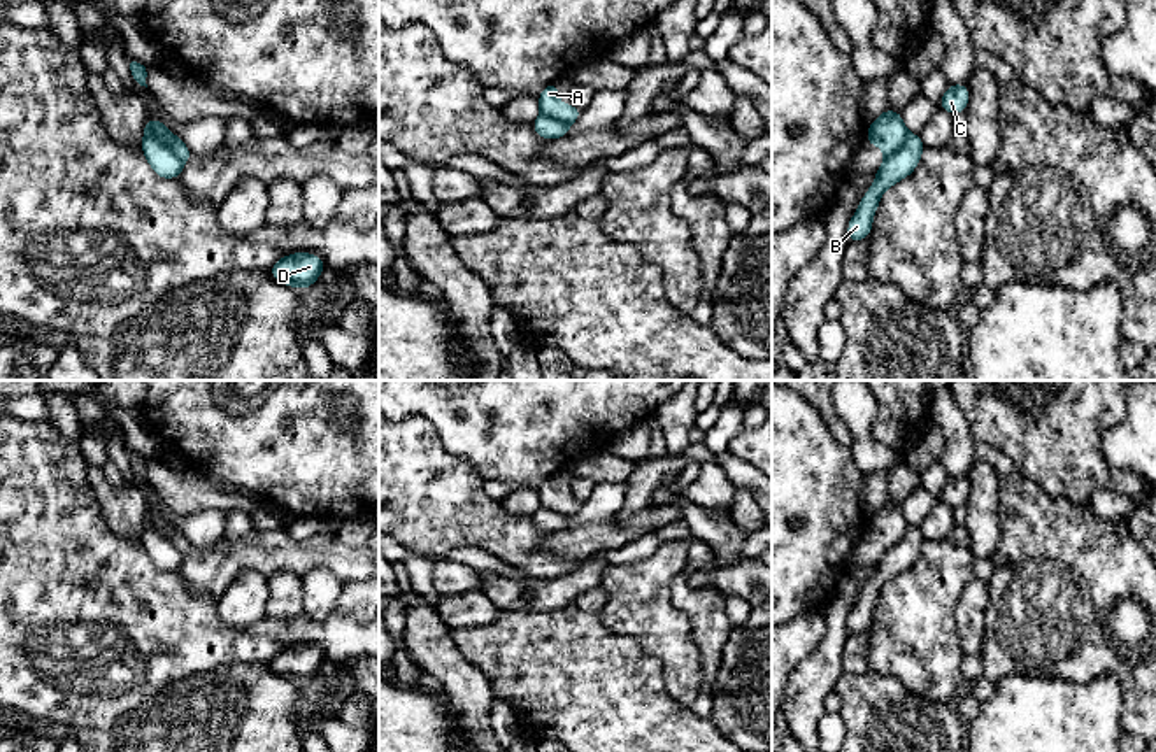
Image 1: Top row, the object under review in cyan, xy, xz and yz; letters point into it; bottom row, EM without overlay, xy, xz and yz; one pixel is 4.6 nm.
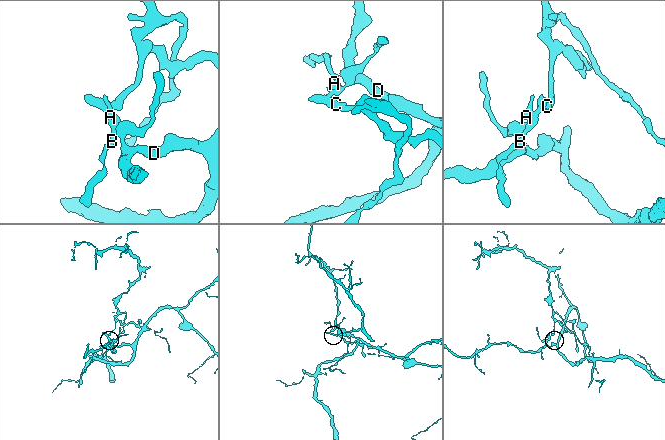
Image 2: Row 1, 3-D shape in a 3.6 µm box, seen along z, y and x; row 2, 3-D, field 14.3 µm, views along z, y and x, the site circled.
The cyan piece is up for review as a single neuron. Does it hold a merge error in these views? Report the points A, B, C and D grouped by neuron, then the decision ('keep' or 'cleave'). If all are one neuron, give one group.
groups A D / B C; cleave

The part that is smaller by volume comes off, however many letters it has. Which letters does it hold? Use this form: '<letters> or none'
B, C

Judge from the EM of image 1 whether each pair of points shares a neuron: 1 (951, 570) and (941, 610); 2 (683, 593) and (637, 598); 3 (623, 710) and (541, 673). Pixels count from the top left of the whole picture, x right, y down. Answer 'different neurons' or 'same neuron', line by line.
1: same neuron
2: different neurons
3: same neuron

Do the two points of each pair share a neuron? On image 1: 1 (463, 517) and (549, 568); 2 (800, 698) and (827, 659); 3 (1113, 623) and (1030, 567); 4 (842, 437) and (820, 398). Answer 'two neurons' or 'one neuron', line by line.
1: one neuron
2: one neuron
3: one neuron
4: one neuron

